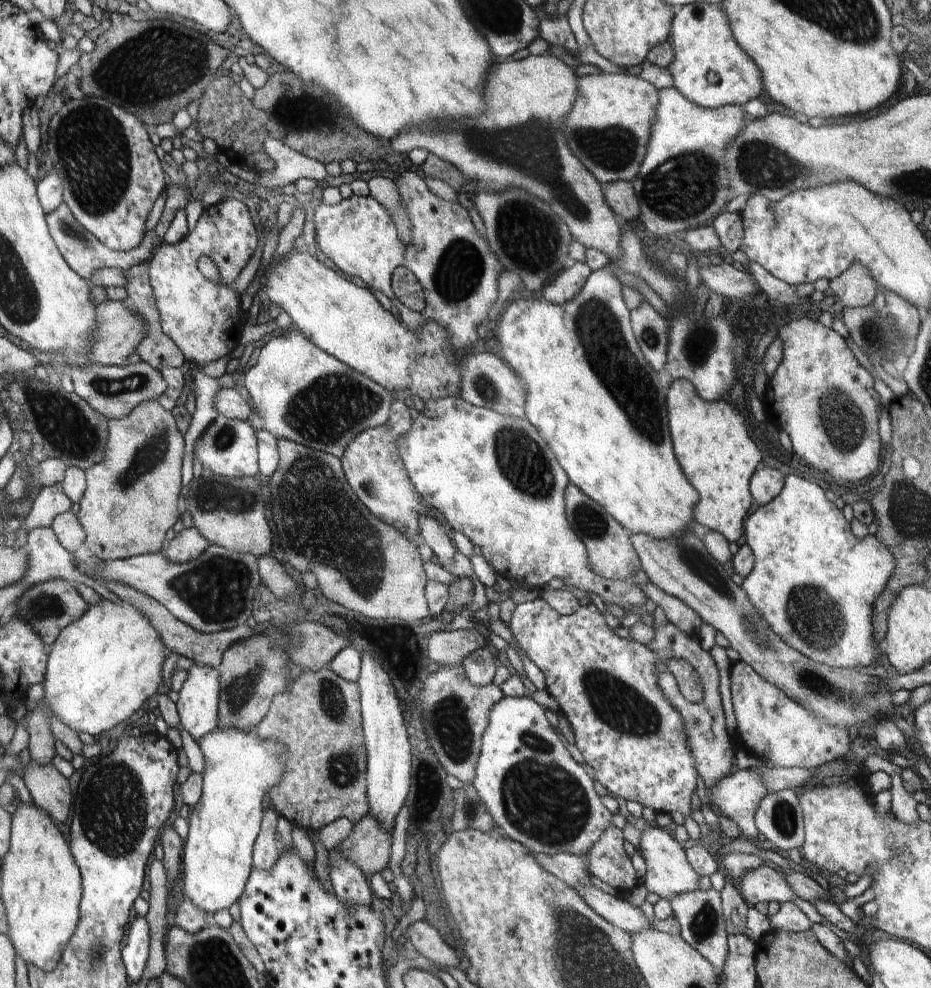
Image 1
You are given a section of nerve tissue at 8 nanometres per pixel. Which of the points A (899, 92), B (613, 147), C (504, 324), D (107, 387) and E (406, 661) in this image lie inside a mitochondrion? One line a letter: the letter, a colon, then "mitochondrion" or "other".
A: other
B: mitochondrion
C: other
D: mitochondrion
E: other

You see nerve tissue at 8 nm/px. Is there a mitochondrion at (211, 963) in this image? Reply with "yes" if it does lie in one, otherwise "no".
yes

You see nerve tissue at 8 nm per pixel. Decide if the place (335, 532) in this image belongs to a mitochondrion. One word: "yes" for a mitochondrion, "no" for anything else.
yes

